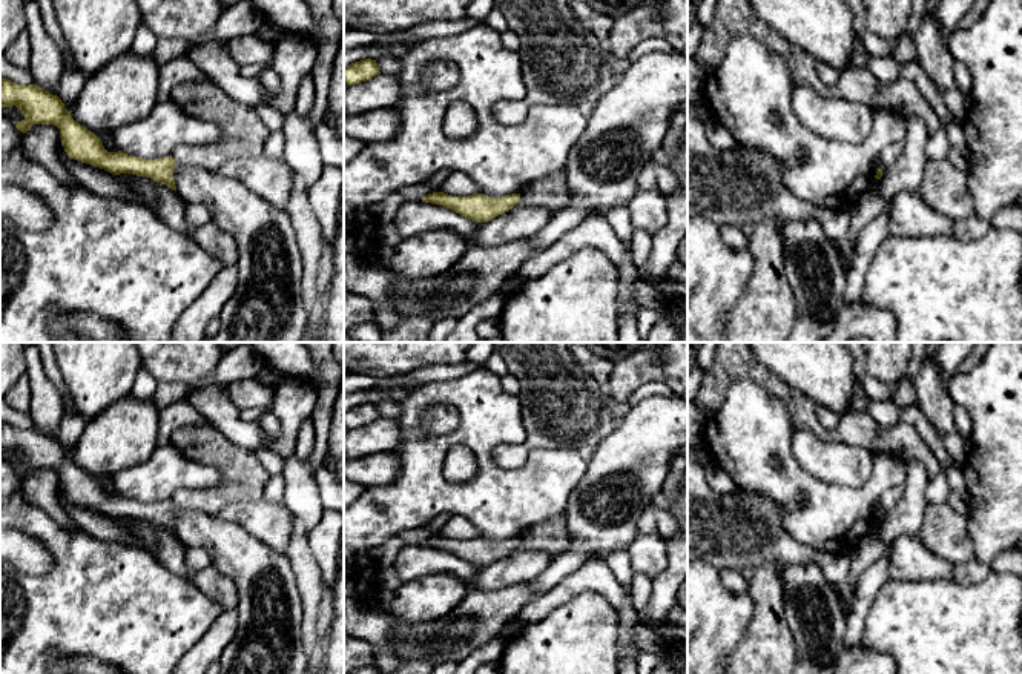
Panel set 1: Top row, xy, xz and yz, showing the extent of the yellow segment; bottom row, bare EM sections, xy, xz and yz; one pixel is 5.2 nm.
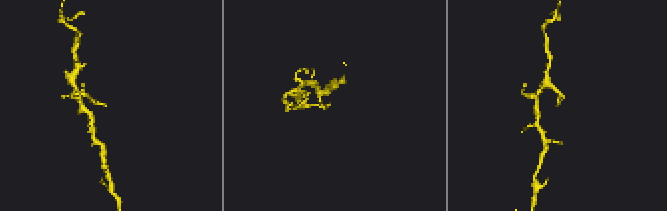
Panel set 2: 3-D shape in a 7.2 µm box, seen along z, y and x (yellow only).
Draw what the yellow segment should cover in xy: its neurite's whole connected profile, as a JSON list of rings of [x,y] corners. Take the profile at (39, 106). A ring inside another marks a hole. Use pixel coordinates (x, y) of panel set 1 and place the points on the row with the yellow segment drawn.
[[[0,77],[0,109],[18,107],[25,118],[12,121],[26,134],[34,124],[54,124],[60,129],[61,146],[69,158],[104,169],[114,175],[147,177],[176,190],[173,157],[144,160],[121,150],[107,152],[101,140],[72,118],[64,103],[37,84],[17,84]]]

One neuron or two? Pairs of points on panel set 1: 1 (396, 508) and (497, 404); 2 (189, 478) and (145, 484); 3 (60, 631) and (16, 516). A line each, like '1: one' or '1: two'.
1: one
2: one
3: one

